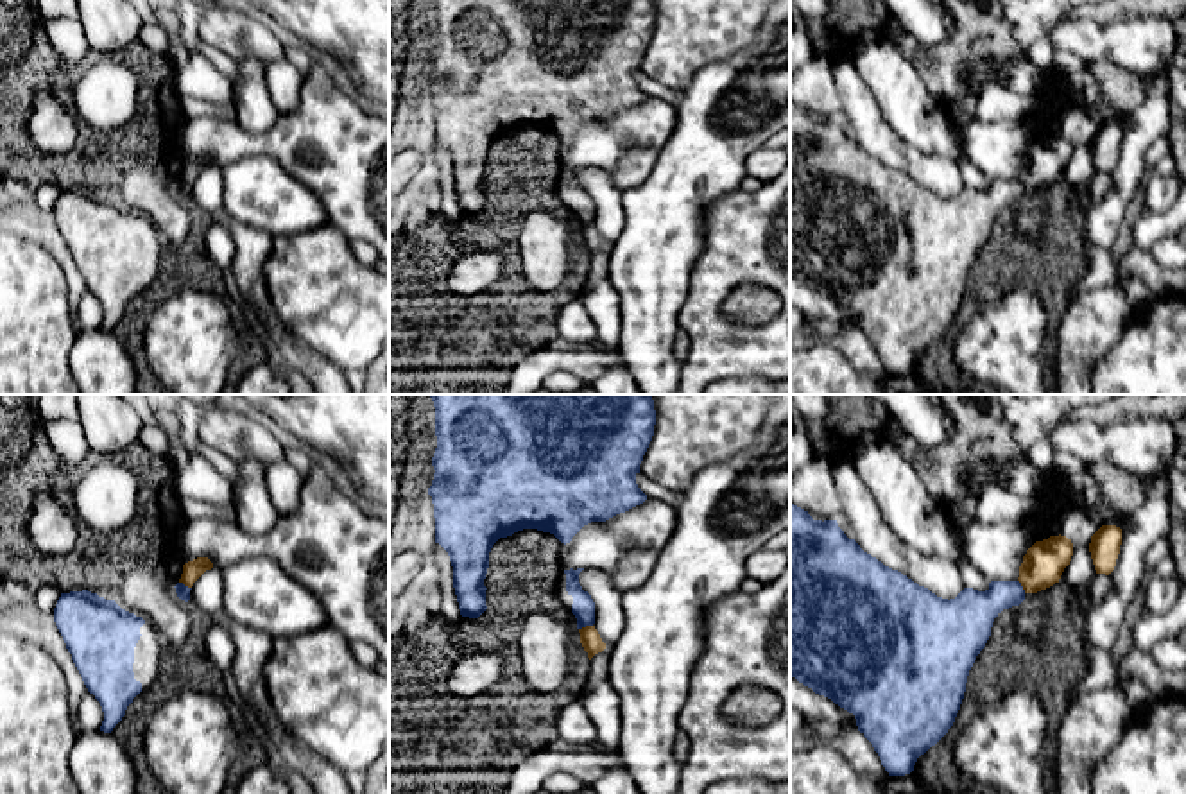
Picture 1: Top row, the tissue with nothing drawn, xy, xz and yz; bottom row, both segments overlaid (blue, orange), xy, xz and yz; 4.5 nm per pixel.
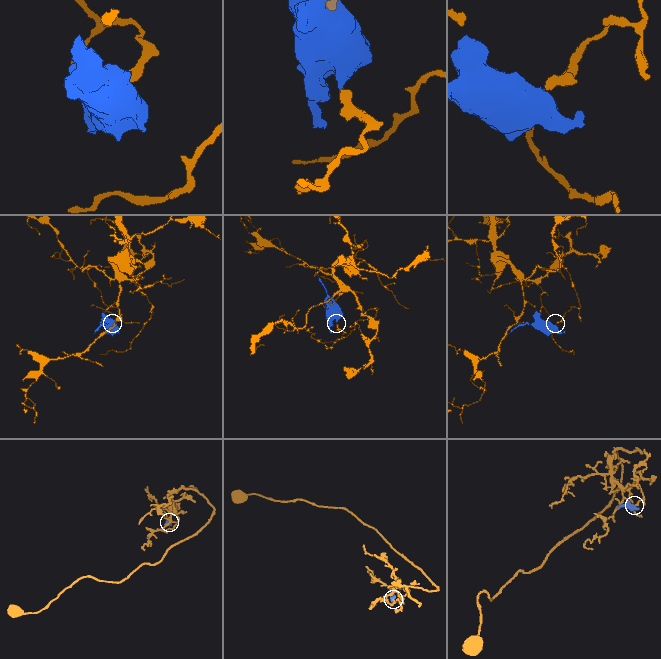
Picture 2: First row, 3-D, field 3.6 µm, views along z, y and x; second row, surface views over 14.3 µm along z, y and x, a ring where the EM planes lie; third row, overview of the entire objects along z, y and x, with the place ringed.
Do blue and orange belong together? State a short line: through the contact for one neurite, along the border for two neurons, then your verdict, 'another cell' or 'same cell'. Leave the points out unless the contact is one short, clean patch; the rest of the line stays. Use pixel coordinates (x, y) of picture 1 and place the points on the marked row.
line xz (592, 624), (579, 630); another cell

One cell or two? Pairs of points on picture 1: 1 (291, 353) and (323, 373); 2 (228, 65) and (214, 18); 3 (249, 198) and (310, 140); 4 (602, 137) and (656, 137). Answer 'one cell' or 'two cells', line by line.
1: one cell
2: two cells
3: two cells
4: one cell

